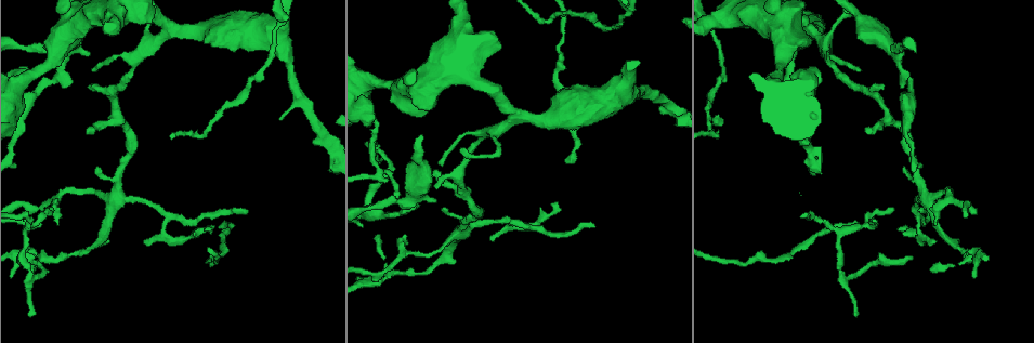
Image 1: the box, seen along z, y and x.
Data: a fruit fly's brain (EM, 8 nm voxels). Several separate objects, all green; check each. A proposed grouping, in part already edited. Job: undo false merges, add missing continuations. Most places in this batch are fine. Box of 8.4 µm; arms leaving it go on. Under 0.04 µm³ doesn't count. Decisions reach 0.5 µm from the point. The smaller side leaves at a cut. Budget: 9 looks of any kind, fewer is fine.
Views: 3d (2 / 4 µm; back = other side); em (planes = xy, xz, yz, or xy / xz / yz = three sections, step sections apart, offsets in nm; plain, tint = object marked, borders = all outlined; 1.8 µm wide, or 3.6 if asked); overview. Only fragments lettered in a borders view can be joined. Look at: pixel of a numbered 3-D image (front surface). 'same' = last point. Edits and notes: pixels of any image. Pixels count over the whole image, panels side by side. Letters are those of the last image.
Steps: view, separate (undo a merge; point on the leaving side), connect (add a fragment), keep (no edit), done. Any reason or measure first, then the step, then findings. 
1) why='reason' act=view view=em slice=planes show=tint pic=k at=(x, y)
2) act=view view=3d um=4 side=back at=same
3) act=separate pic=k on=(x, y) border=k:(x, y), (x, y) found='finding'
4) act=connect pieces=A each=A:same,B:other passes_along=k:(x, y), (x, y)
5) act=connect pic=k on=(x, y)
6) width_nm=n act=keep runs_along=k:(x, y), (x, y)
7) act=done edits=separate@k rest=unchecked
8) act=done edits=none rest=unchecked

why='branch stops here' act=view view=em slice=xz step=8 show=tint pic=1 at=(912, 259)

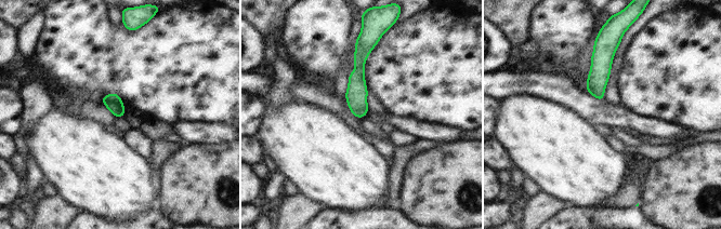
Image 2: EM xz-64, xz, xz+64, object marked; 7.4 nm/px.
act=view view=em slice=planes show=borders at=same

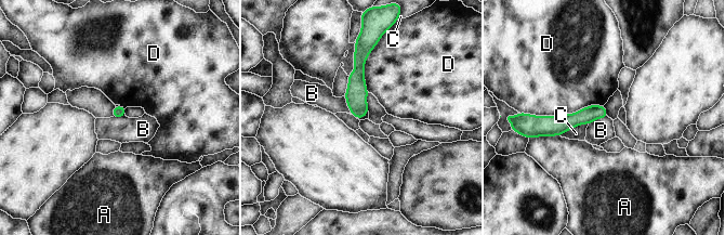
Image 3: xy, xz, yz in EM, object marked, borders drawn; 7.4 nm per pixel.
act=keep each=A:other,B:other,C:other,D:other runs_along=3:(603, 111), (569, 121), (539, 121) found='no lettered fragment goes on from it'

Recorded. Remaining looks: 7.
act=view view=em slice=planes show=borders pic=1 at=(923, 197)

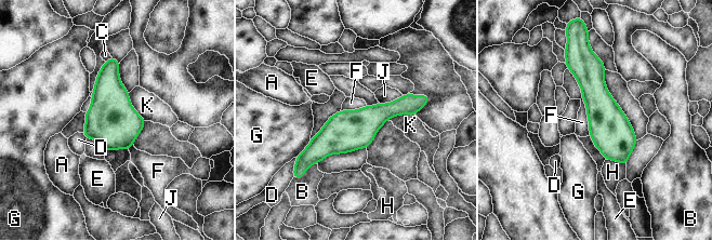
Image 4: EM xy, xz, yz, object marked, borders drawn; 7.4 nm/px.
act=keep each=A:other,B:other,C:other,D:other,E:other,F:other,G:other,H:other,J:other,K:other border=4:(582, 97), (585, 104), (590, 135) found='continuous, no second neuron'

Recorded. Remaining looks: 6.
why='three-way junction' act=view view=3d um=2 side=back pic=1 at=(898, 54)

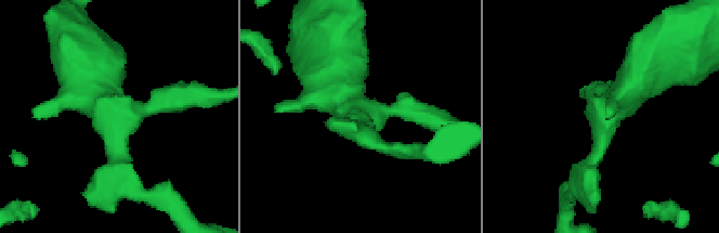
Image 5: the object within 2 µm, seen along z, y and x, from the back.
why='need the tissue' act=view view=em slice=planes show=borders pic=5 at=(356, 113)

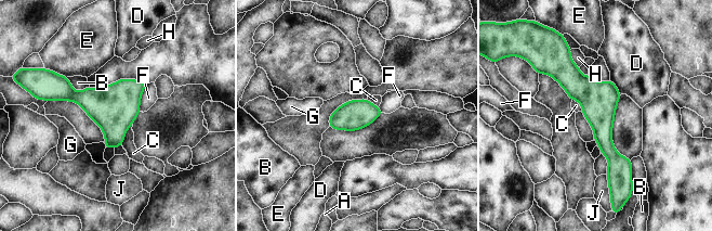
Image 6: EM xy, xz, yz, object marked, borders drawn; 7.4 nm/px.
width_nm=220 longest_contact=F:220nm act=keep each=A:other,B:other,C:other,D:other,E:other,F:other,G:other,H:other,J:other found='one neuron here'

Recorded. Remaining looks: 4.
why='abrupt turn' act=view view=3d um=2 pic=1 at=(841, 237)

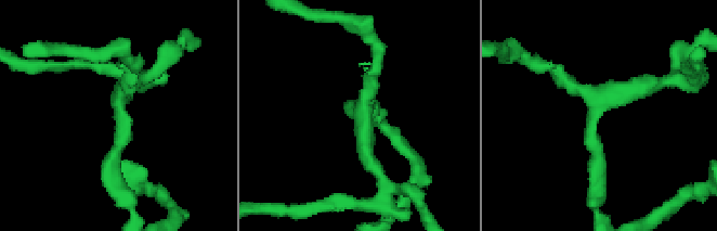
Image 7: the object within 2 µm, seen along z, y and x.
arms=3 why='now the EM' act=view view=em slice=xy step=4 show=borders pic=7 at=(598, 111)

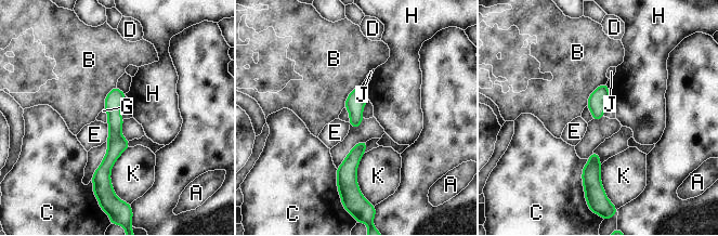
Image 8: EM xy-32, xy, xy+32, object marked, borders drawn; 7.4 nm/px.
act=view view=em slice=yz step=16 show=borders at=same

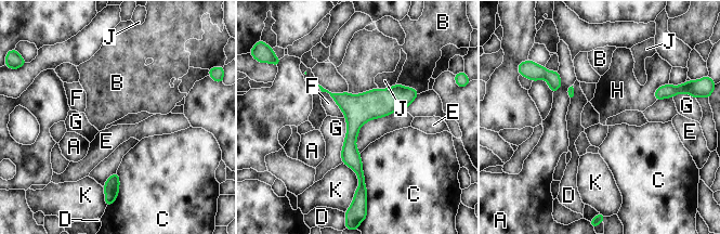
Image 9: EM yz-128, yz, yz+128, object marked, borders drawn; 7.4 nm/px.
width_nm=220 act=keep each=A:other,B:other,C:other,D:other,E:other,F:other,G:other,H:other,J:other,K:other runs_along=9:(411, 91), (353, 126), (362, 186) found='continuous, no second neuron'

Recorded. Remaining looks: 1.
act=done edits=none rest=unchecked

